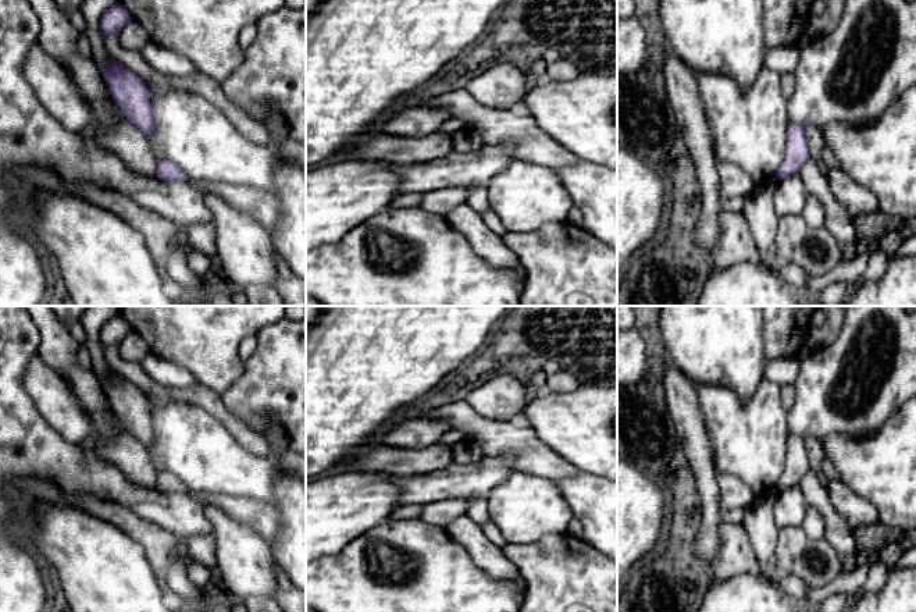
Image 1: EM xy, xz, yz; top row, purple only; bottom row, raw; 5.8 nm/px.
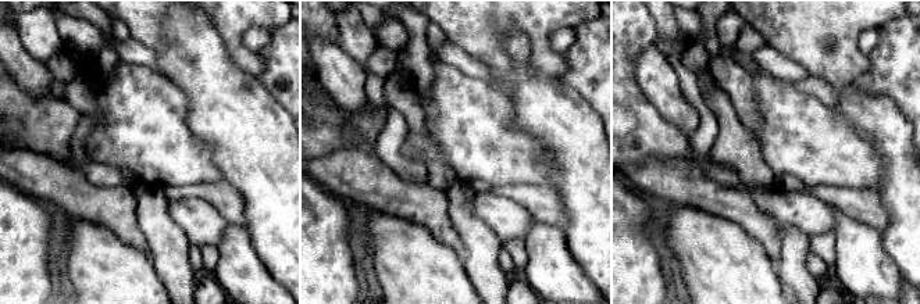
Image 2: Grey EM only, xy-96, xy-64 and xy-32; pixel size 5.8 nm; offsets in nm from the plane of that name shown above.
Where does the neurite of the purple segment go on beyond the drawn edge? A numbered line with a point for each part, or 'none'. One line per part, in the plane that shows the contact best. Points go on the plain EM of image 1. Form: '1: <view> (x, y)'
none

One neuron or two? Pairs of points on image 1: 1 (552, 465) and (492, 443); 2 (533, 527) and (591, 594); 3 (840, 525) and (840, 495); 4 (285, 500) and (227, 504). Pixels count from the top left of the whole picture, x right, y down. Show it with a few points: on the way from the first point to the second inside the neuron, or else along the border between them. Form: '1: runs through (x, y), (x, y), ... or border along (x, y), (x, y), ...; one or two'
1: runs through (537, 459), (520, 443), (508, 443); one
2: border along (566, 532), (545, 534), (528, 543), (509, 543); two
3: border along (824, 488), (831, 505), (854, 529); two
4: border along (270, 504), (280, 518), (277, 536); two

